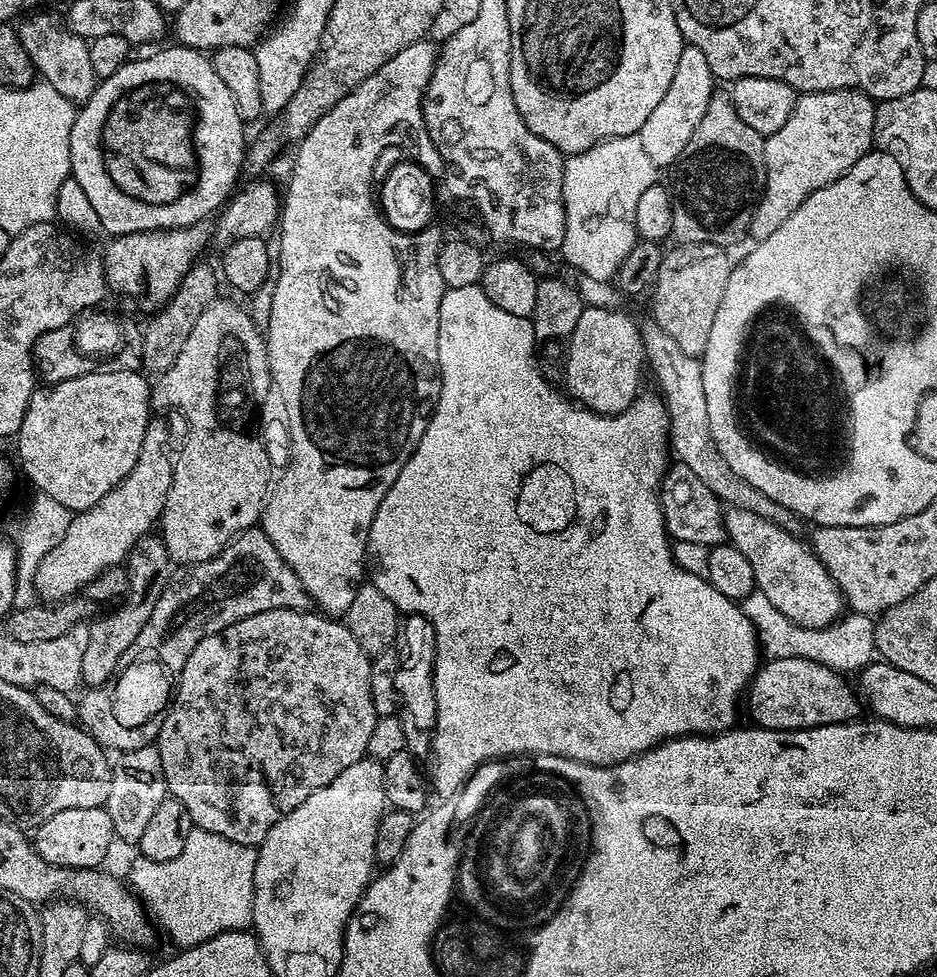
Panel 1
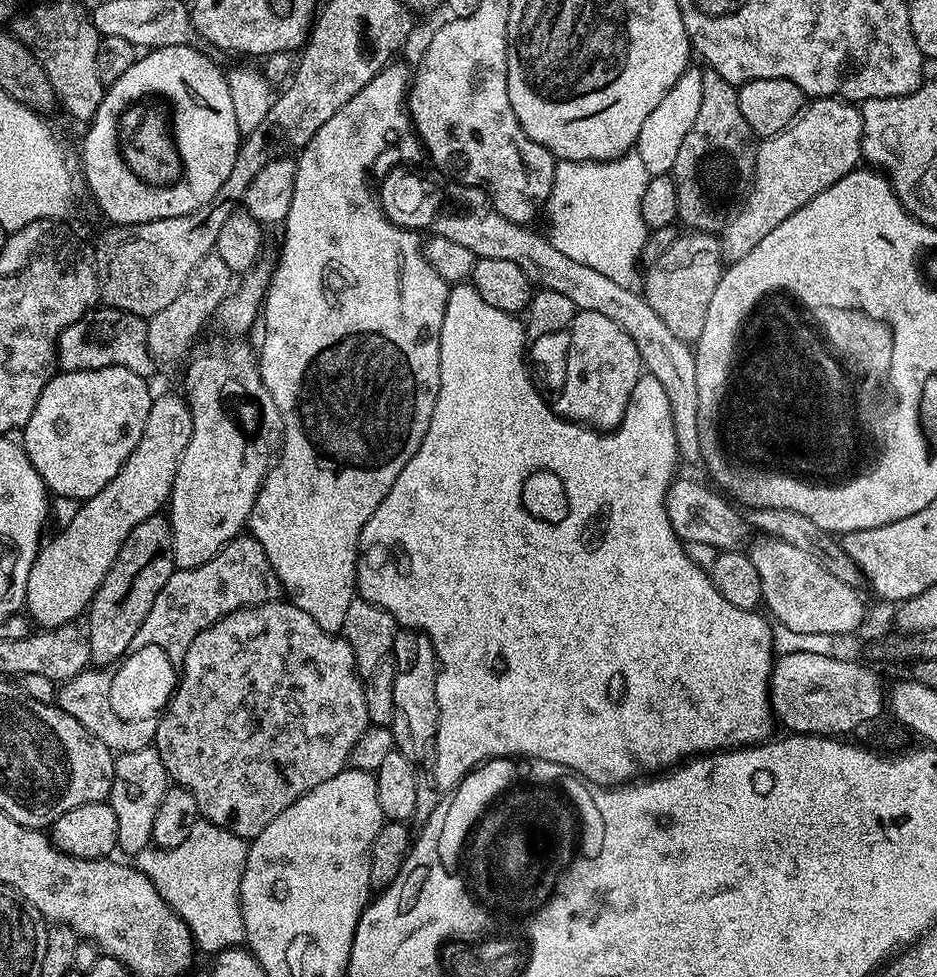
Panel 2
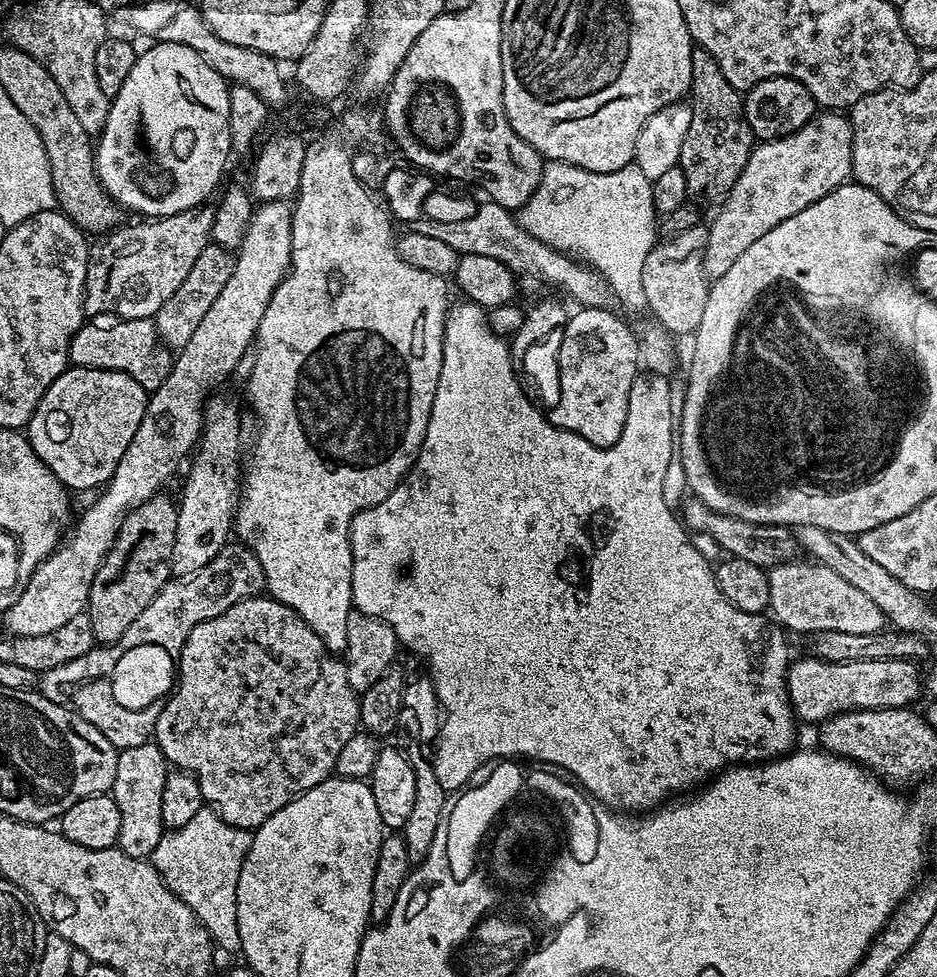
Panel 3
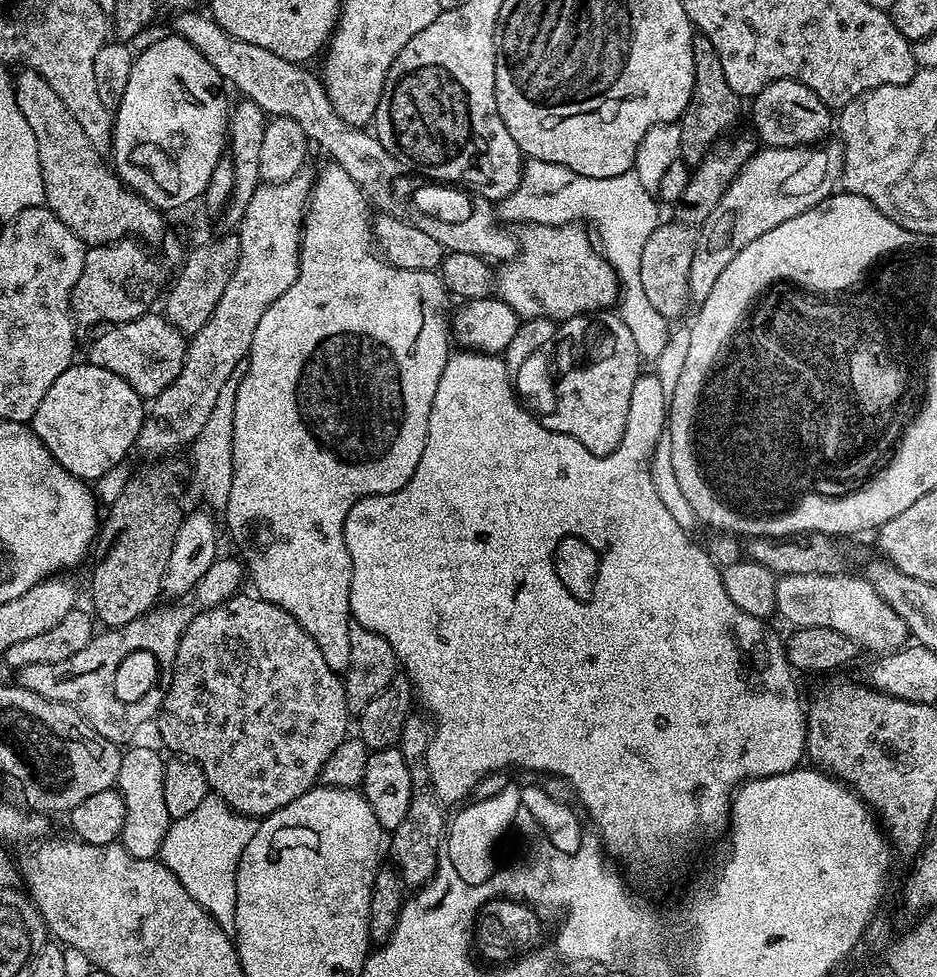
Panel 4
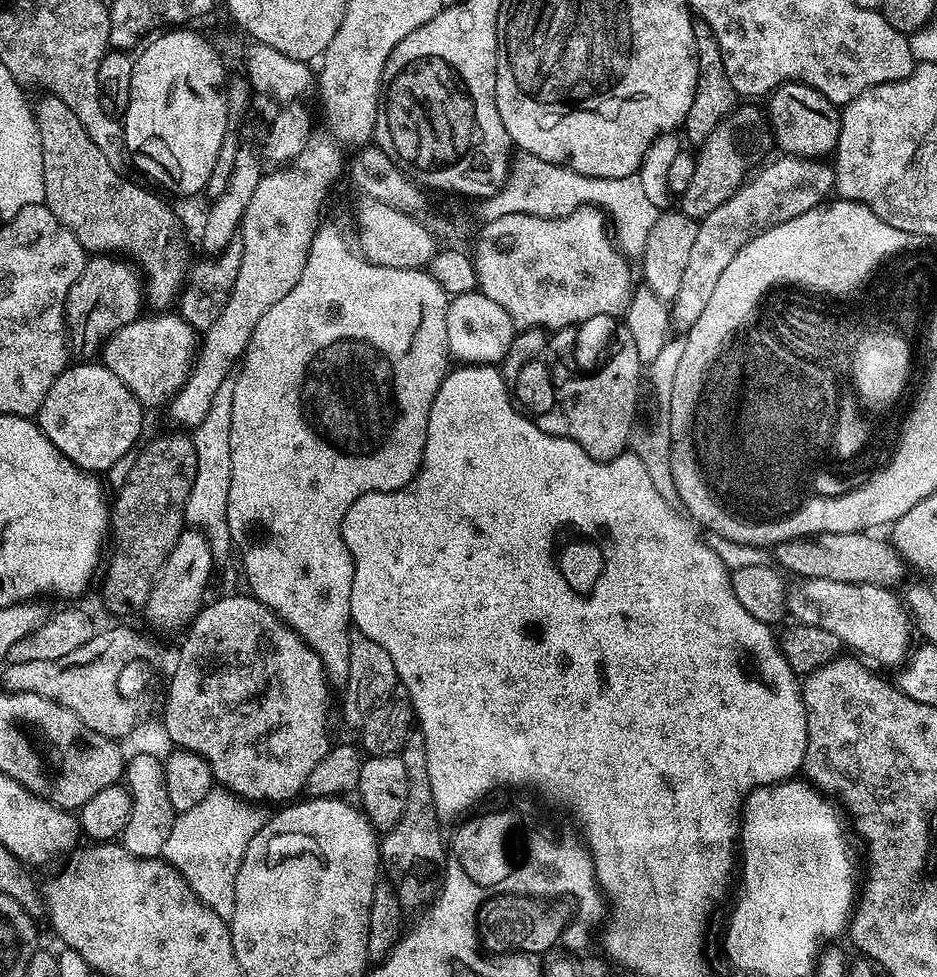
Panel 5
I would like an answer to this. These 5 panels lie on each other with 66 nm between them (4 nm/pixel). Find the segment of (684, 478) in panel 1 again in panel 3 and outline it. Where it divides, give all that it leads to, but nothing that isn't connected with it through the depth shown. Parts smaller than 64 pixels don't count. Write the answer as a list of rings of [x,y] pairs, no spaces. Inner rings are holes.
[[[695,498],[685,499],[678,516],[689,533],[710,534],[710,538],[718,542],[721,553],[742,558],[746,562],[754,562],[754,566],[765,570],[797,559],[802,552],[795,533],[789,527],[778,524],[751,524],[742,518],[730,518],[727,512],[718,514],[709,505]]]

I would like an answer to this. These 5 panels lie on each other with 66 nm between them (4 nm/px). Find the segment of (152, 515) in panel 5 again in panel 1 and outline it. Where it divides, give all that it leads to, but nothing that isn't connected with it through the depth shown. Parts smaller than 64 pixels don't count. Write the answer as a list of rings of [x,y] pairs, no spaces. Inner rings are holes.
[[[149,534],[147,536],[143,536],[140,541],[136,543],[135,546],[132,547],[131,550],[128,552],[128,559],[126,561],[126,571],[128,573],[128,590],[124,593],[122,599],[113,607],[111,610],[113,612],[108,612],[103,616],[103,614],[97,615],[95,619],[91,621],[90,624],[90,642],[86,645],[86,651],[83,654],[82,657],[82,674],[80,675],[81,681],[85,685],[87,685],[88,688],[101,688],[103,689],[105,685],[109,683],[117,675],[118,669],[121,667],[122,661],[120,662],[120,659],[123,658],[124,655],[127,654],[128,651],[133,651],[133,649],[136,648],[136,639],[138,638],[138,634],[142,634],[142,626],[146,626],[146,622],[150,622],[150,614],[154,614],[154,606],[156,605],[156,596],[150,594],[150,596],[144,596],[148,592],[148,587],[151,586],[152,583],[155,582],[156,579],[159,578],[160,575],[163,574],[164,571],[167,570],[167,568],[170,568],[170,561],[168,559],[168,551],[166,550],[166,546],[164,545],[163,539],[159,535],[156,534]]]

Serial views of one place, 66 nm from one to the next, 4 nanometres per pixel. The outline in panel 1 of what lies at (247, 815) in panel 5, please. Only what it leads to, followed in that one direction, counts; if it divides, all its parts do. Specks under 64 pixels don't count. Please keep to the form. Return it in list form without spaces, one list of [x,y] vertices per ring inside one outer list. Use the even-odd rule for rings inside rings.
[[[193,827],[186,846],[170,862],[154,862],[137,855],[128,868],[127,883],[140,897],[155,927],[173,940],[177,949],[193,948],[223,932],[239,932],[252,922],[256,848],[230,842],[222,834]]]

